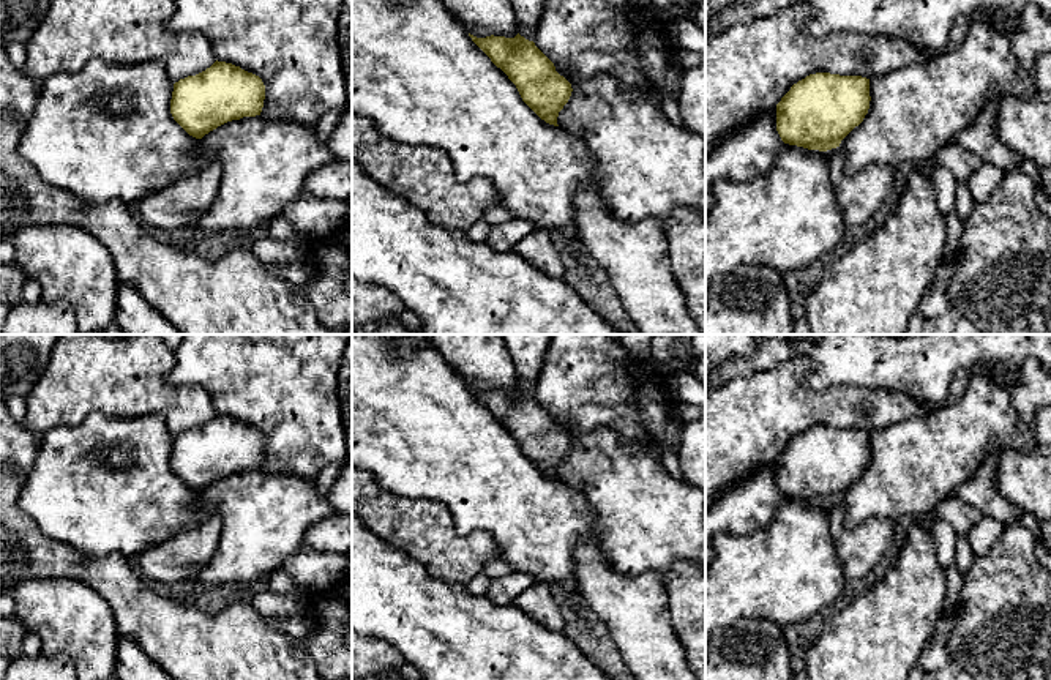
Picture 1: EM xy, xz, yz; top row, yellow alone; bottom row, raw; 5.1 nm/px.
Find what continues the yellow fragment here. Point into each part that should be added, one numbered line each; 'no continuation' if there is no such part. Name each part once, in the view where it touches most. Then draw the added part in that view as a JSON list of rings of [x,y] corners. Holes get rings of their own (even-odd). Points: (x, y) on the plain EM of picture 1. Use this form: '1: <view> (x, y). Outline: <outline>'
1: xz (417, 428). Outline: [[[352,334],[352,465],[371,472],[379,486],[395,495],[443,503],[459,535],[489,532],[500,559],[514,573],[532,576],[538,585],[567,592],[576,588],[578,543],[600,543],[595,517],[581,491],[541,473],[432,347],[410,350],[393,344],[385,334]]]

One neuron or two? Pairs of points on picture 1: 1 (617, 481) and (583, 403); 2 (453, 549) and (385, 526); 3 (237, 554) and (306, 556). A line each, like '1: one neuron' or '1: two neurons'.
1: two neurons
2: one neuron
3: two neurons

